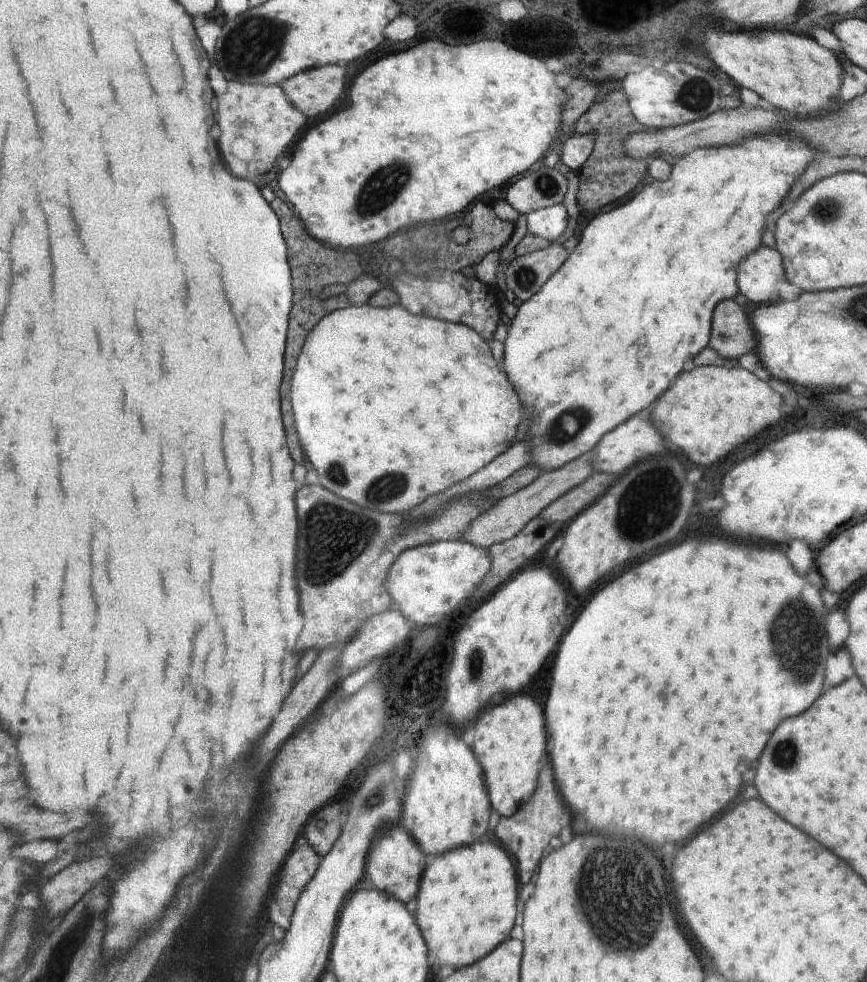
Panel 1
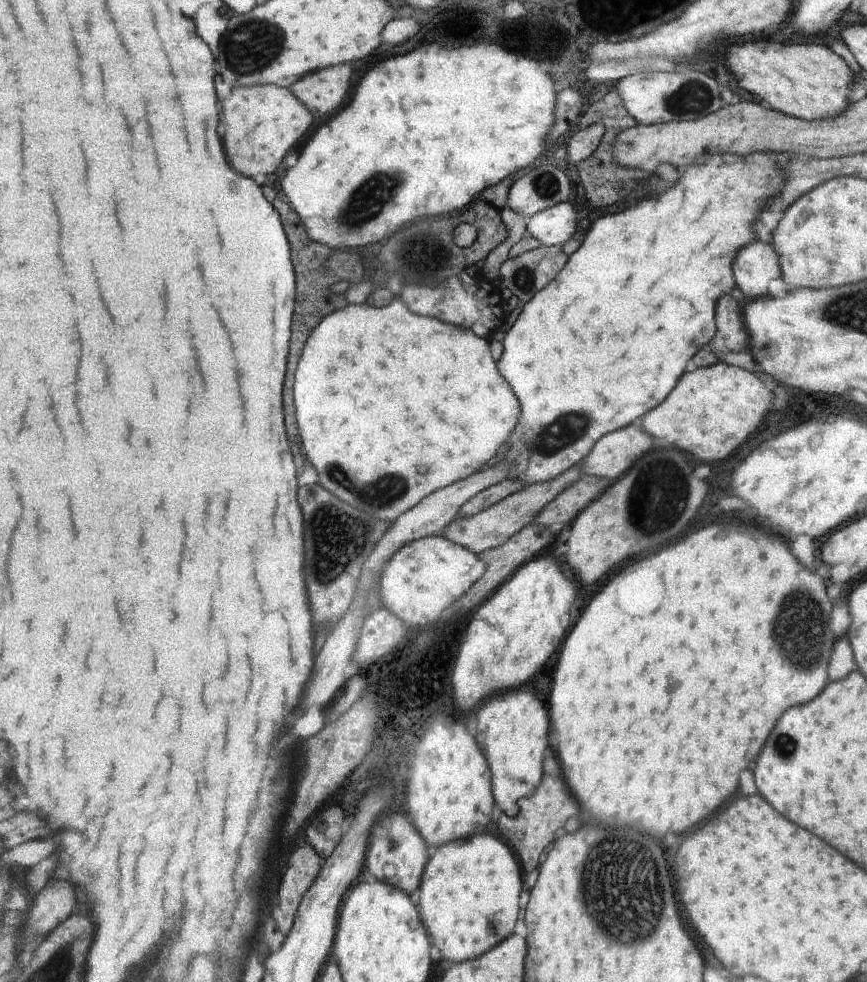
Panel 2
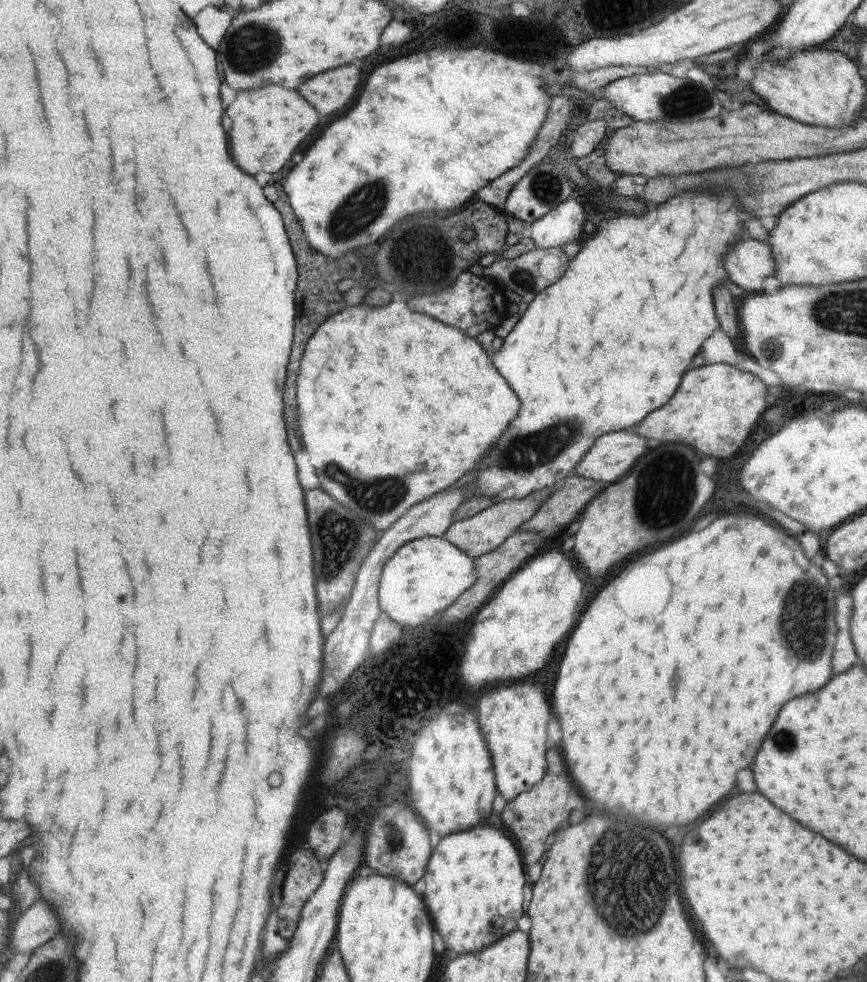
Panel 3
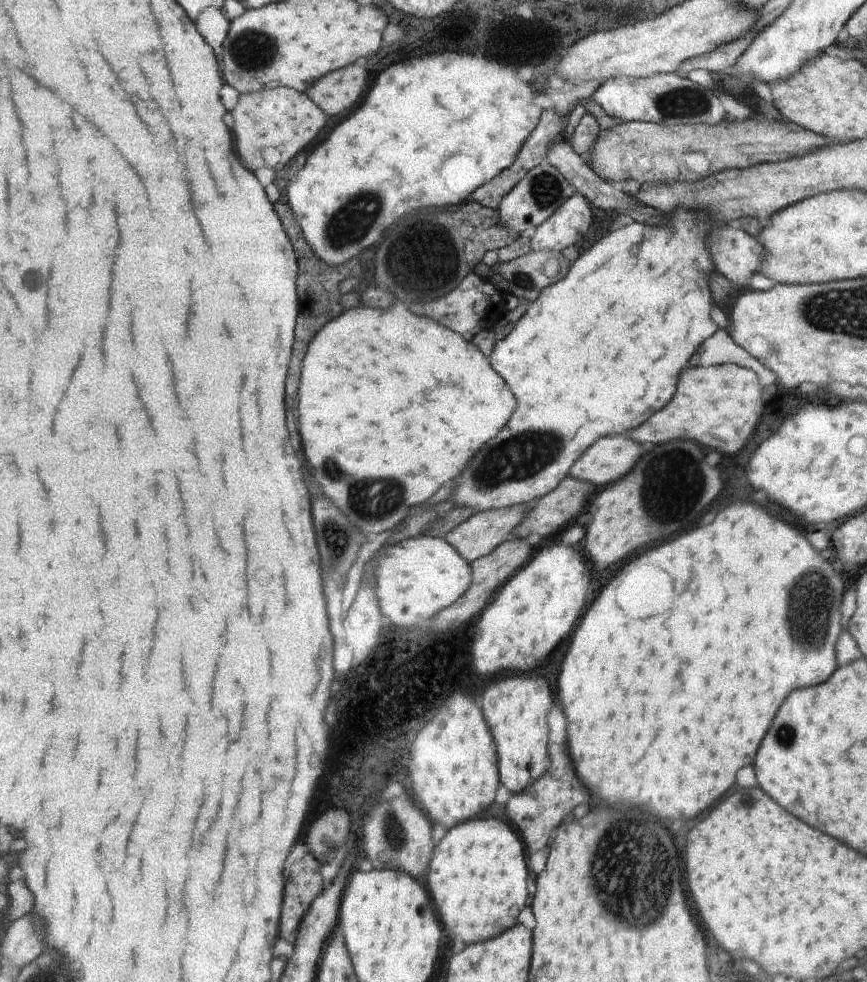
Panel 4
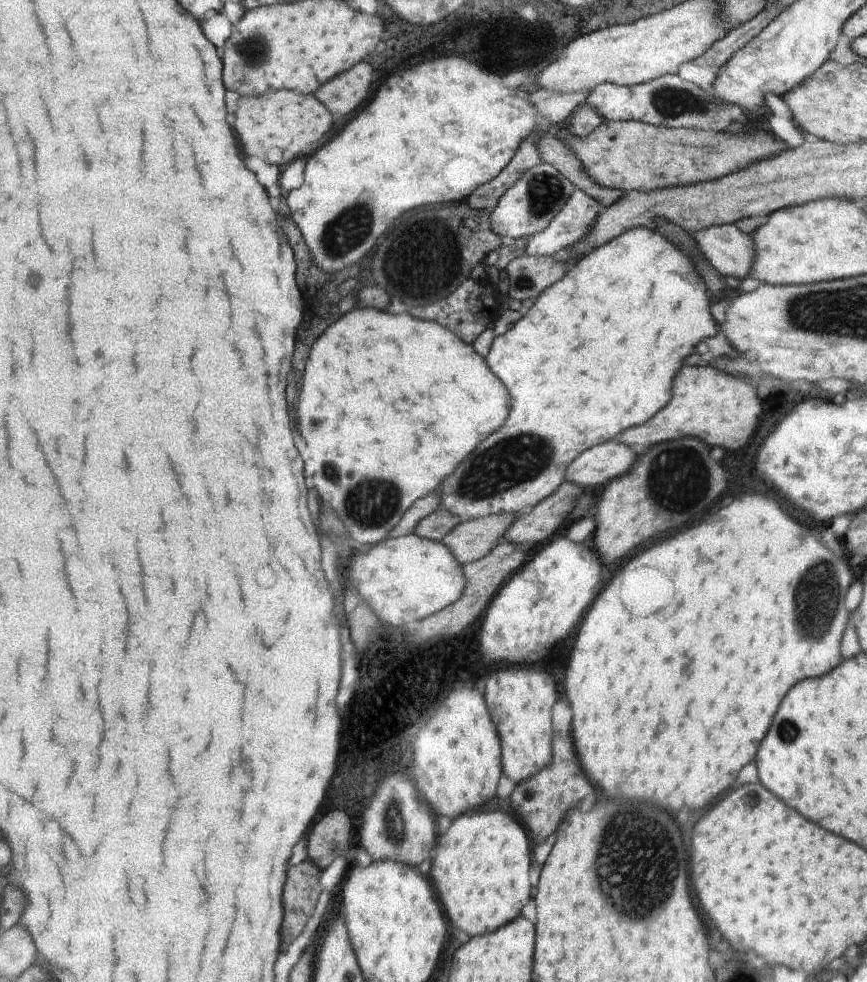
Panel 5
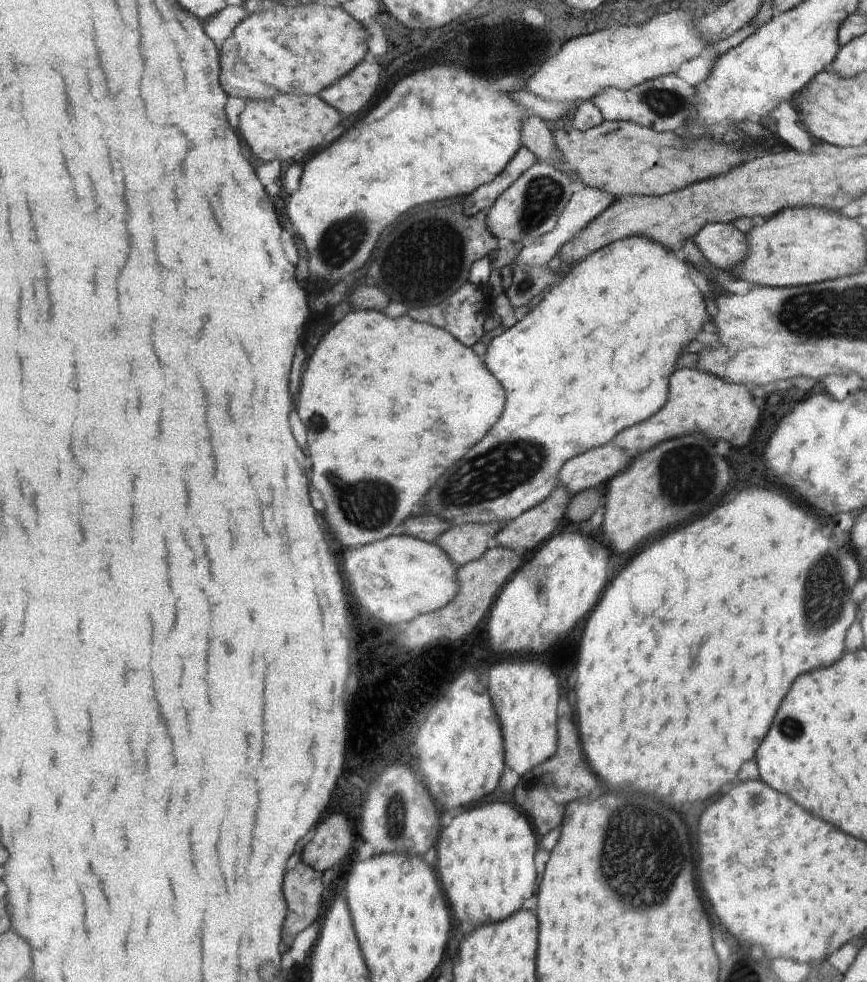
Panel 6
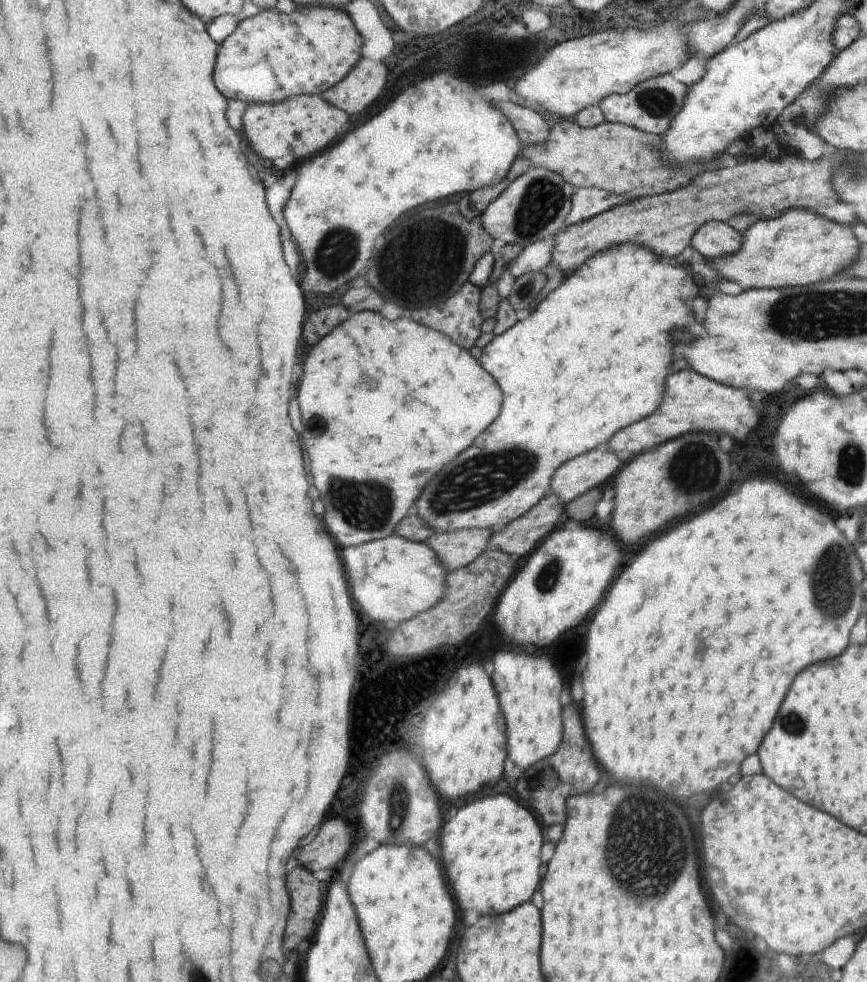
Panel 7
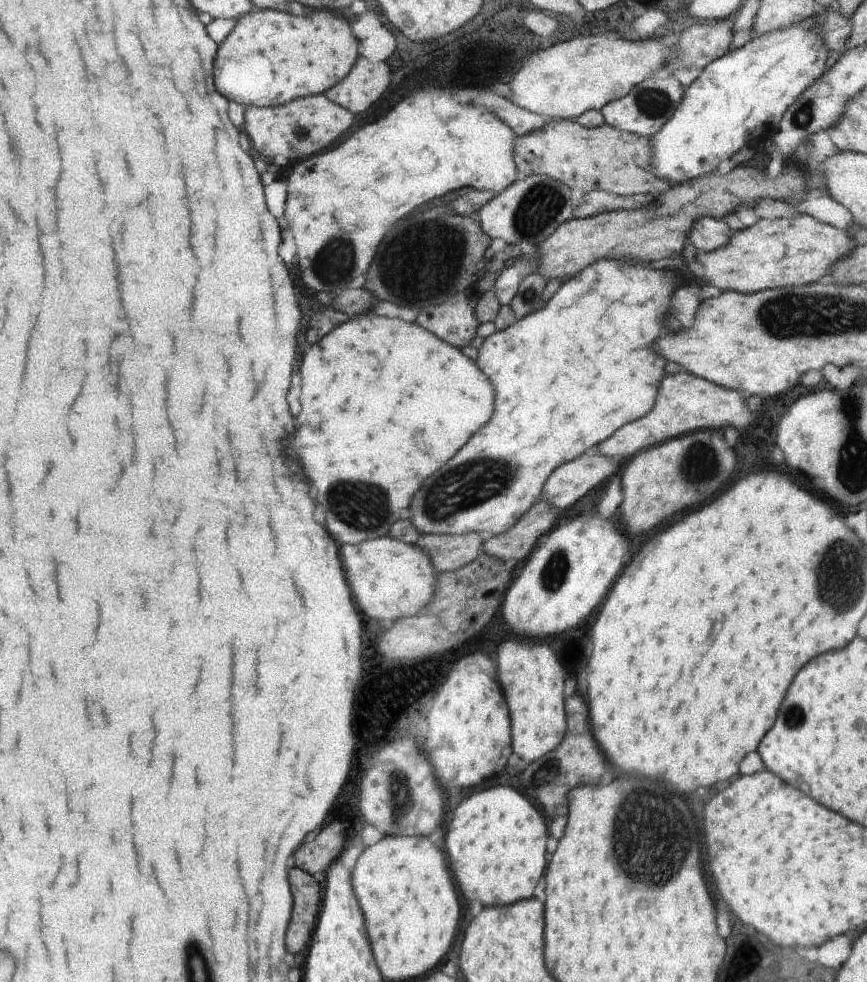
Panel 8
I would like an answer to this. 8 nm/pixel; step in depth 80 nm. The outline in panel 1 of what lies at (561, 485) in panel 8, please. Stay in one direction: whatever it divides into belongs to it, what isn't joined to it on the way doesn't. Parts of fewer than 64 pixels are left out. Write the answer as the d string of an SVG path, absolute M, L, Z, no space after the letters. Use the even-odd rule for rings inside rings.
M644 412L634 415L621 425L607 432L594 448L592 470L603 473L625 473L636 463L656 455L663 455L666 446L664 436L659 428L648 418L650 414Z

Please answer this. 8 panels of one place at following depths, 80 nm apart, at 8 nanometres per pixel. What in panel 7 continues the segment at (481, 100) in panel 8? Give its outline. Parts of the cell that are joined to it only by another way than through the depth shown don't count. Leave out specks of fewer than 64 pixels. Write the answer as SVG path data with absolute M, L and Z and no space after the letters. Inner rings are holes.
M494 101L494 103L512 123L519 136L522 148L530 145L542 145L549 137L548 124L541 114L528 108L508 101Z

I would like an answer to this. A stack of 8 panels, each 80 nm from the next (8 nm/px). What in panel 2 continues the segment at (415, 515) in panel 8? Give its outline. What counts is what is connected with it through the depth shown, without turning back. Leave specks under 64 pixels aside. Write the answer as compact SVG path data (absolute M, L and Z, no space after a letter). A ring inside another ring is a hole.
M754 151L745 155L730 153L704 155L684 170L678 170L678 179L675 183L665 185L662 192L653 193L649 198L642 199L635 206L622 212L614 211L592 221L589 233L580 247L569 256L564 268L540 292L537 292L534 298L525 302L515 323L507 330L503 341L503 353L496 364L521 404L521 415L510 435L510 440L507 441L507 446L503 447L482 469L504 461L509 466L509 474L506 477L519 478L526 484L531 485L556 478L572 465L582 462L592 450L594 443L602 436L620 430L630 423L638 422L645 412L660 404L676 386L679 377L692 367L692 357L706 344L712 343L717 329L715 323L717 300L730 294L735 285L732 268L735 256L740 249L758 241L754 231L754 221L765 210L773 196L776 197L787 183L787 172L783 171L783 166L794 158L801 157L790 158L784 154L766 151Z

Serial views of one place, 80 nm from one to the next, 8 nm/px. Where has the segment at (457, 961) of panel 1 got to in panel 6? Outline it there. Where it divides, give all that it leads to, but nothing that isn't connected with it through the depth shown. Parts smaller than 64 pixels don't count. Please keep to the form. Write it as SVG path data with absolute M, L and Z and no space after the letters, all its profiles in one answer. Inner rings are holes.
M492 802L453 813L450 825L440 830L436 842L438 846L435 848L438 858L436 874L456 920L479 927L505 921L522 909L524 902L532 898L538 886L535 854L540 845L536 842L535 834L532 822L508 804Z

